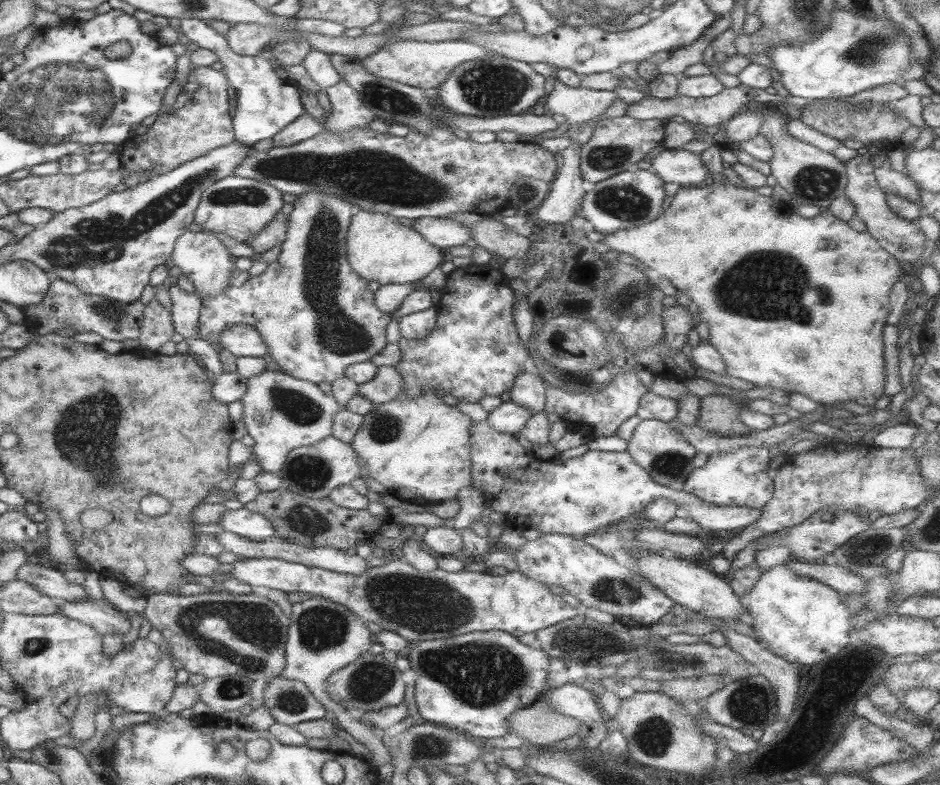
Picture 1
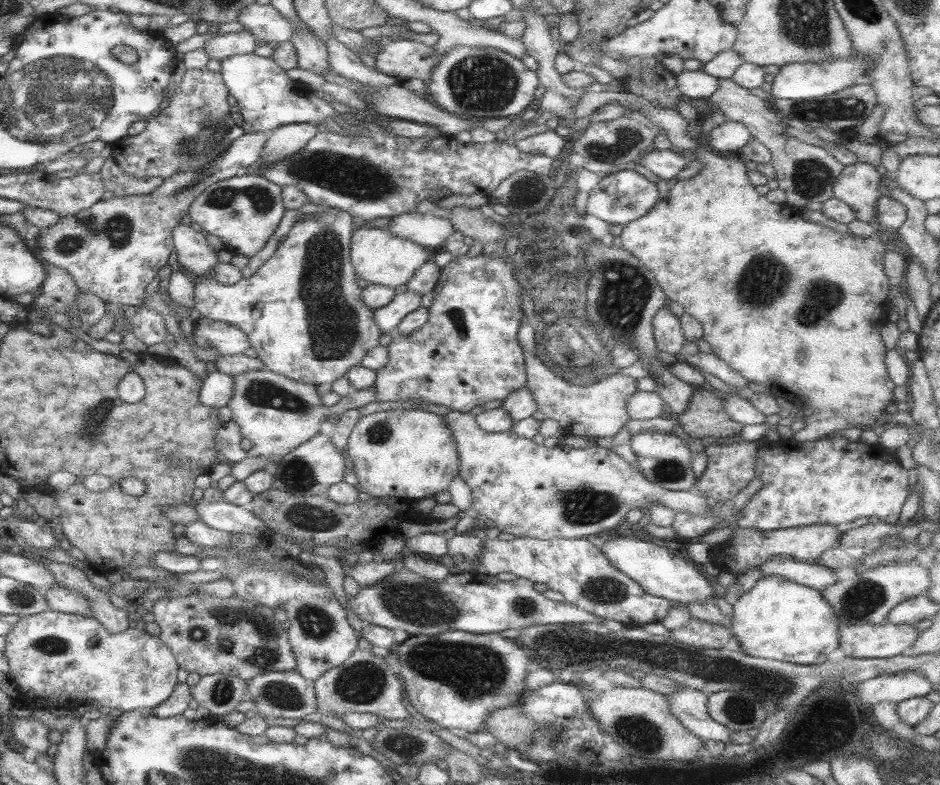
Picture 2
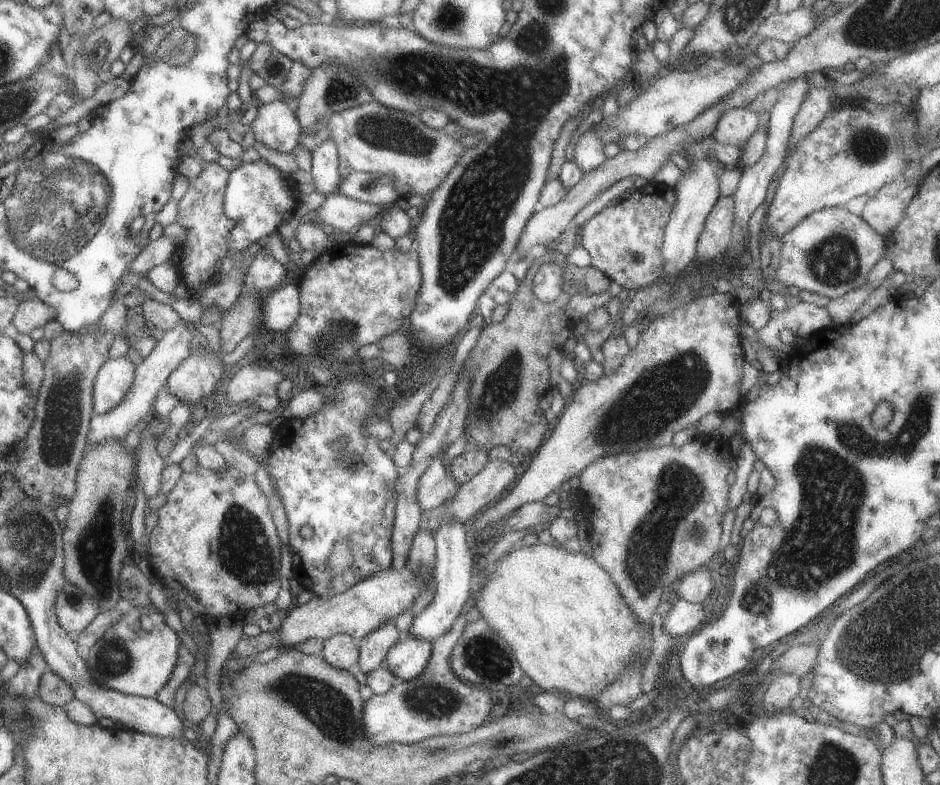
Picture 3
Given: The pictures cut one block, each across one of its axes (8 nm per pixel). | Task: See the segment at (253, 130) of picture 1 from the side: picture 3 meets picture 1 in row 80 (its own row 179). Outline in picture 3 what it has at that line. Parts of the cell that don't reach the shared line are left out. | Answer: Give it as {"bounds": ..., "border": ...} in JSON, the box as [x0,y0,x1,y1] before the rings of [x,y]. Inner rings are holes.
{"bounds":[221,160,293,270],"border":[[[257,160],[251,164],[241,164],[237,170],[229,174],[225,194],[223,194],[223,214],[233,220],[233,230],[227,238],[229,254],[221,262],[221,270],[231,270],[231,258],[237,250],[247,248],[263,236],[269,236],[279,228],[279,222],[287,210],[293,208],[293,184],[285,178],[275,166],[267,164],[267,160]]]}

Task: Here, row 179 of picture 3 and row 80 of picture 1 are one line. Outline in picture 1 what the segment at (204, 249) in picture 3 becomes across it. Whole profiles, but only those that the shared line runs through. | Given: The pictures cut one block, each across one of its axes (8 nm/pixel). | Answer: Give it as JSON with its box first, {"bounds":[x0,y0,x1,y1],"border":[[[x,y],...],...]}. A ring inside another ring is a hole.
{"bounds":[121,68,235,176],"border":[[[195,68],[193,72],[199,84],[199,90],[193,94],[193,100],[181,106],[171,116],[159,116],[147,130],[147,134],[133,136],[125,142],[121,150],[121,168],[125,172],[139,172],[139,170],[153,170],[155,176],[165,174],[189,160],[195,160],[215,148],[229,146],[235,142],[233,138],[233,118],[229,116],[229,102],[227,102],[227,88],[229,80],[223,72],[213,68]]]}

